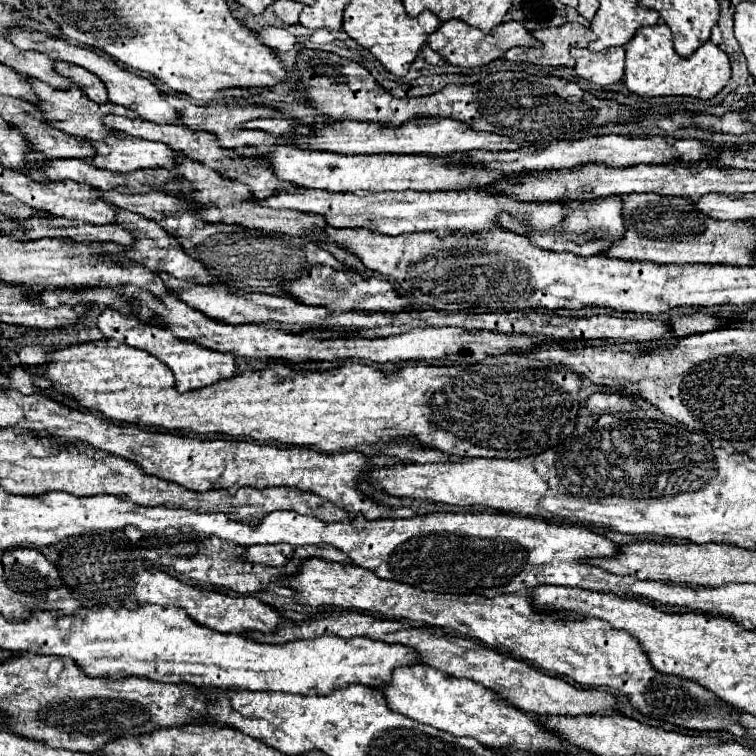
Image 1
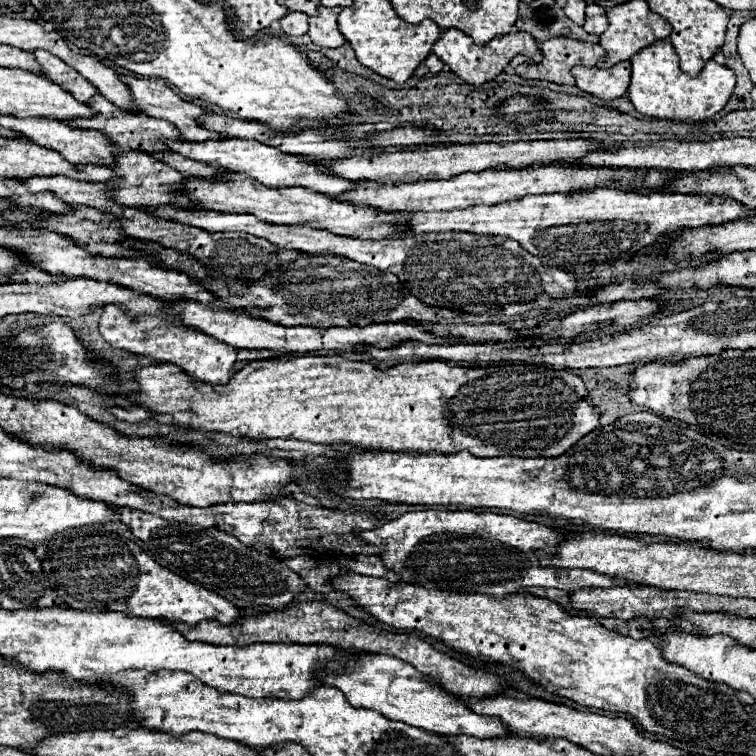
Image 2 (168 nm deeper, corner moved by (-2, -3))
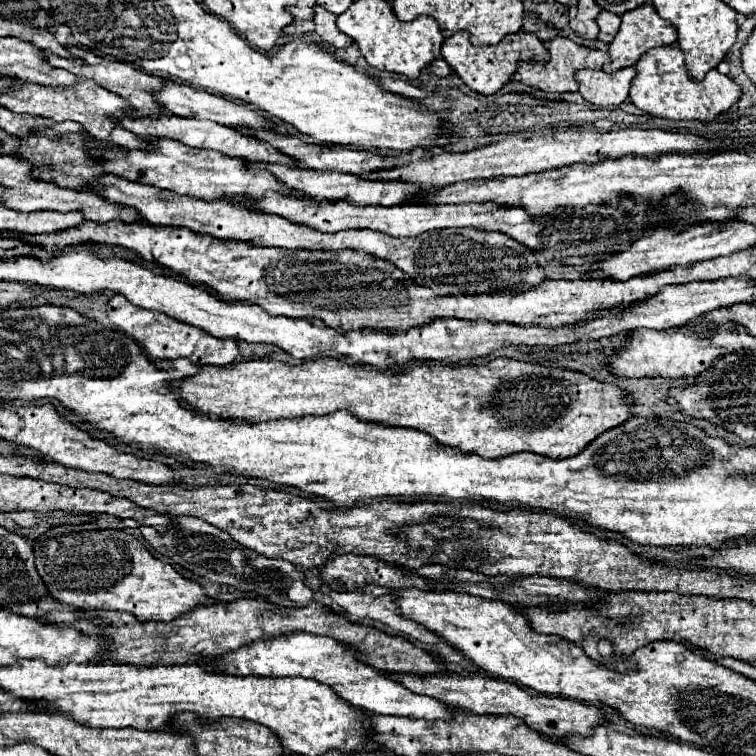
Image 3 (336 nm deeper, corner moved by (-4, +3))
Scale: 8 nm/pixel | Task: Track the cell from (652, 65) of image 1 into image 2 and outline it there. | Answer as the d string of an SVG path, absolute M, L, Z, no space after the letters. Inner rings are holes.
M658 40L656 44L644 48L630 60L632 80L628 88L628 98L634 108L650 118L680 120L680 122L702 122L718 114L730 100L734 92L734 72L726 66L708 60L704 70L698 76L690 76L680 70L678 54L668 40Z

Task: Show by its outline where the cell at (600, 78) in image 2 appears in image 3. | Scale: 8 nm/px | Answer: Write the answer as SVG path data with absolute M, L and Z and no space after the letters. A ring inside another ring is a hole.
M634 66L622 68L618 72L606 74L604 70L578 70L574 74L578 82L578 92L584 96L586 102L606 108L606 106L618 106L628 98L630 80L636 76Z

